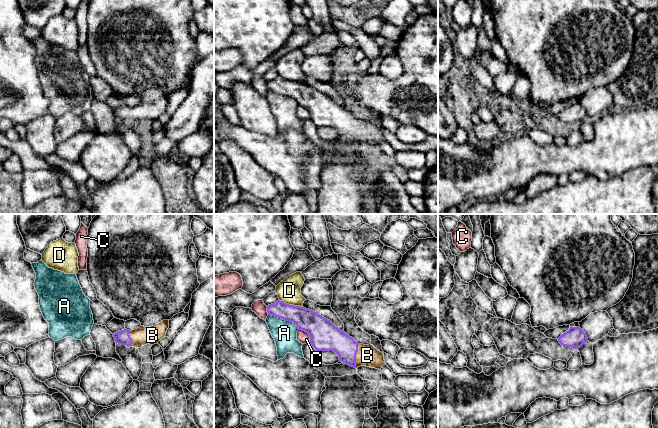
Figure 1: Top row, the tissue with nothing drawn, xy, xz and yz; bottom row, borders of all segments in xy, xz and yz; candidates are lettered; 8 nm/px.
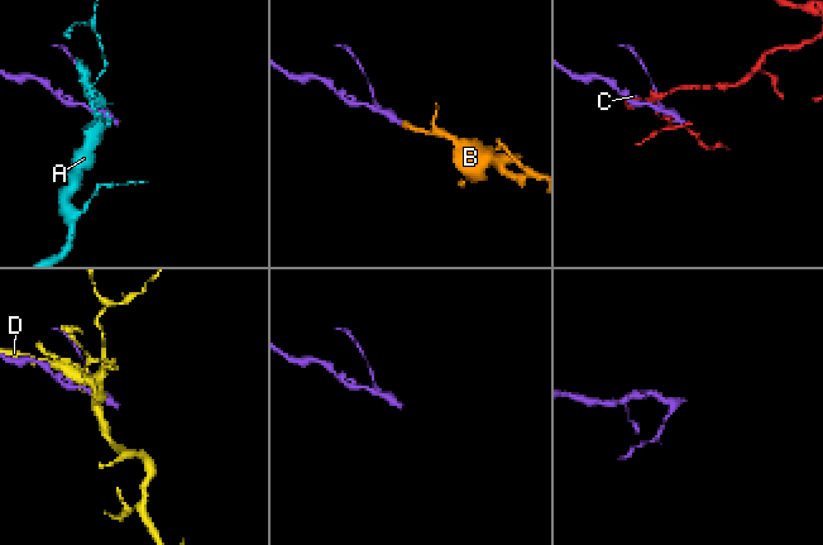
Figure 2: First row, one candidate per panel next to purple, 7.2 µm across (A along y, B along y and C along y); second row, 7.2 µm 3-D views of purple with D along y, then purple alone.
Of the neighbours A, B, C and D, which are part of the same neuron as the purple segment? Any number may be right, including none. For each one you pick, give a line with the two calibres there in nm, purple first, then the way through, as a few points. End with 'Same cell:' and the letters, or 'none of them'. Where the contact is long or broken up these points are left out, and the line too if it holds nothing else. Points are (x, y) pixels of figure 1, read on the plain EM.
B: calibres 200 and 170 nm; way xz (330, 114), (337, 116), (355, 132), (367, 131)
Same cell: B

